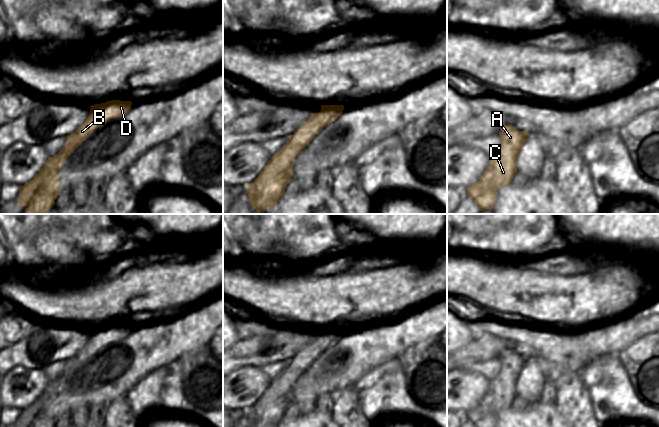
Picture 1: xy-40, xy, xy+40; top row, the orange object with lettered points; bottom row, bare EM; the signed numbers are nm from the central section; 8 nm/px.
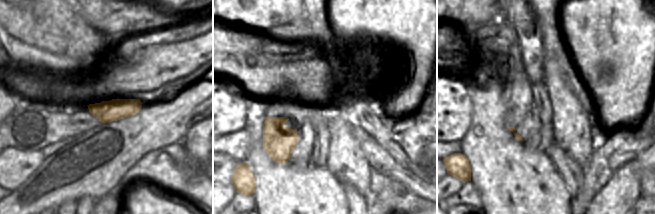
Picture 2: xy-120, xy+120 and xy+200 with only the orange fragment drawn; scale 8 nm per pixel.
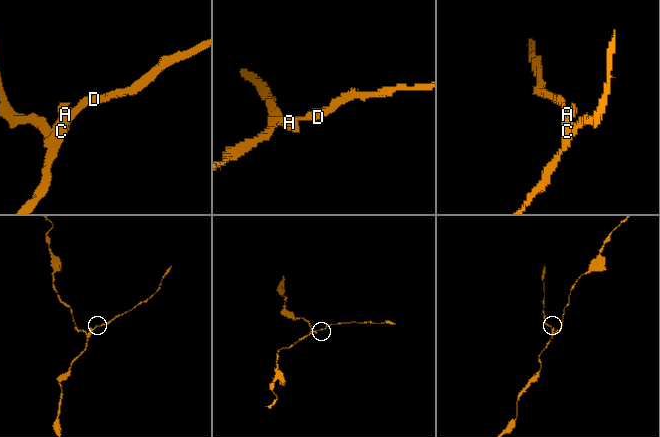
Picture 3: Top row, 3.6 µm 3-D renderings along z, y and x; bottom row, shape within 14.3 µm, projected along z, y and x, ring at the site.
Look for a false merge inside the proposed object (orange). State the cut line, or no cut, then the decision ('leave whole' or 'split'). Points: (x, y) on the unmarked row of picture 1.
cut in xy+40 along (521, 355), (524, 366), (512, 380), (500, 375), (490, 385); split

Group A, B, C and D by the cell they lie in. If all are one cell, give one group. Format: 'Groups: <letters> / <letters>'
Groups: A / B C D.

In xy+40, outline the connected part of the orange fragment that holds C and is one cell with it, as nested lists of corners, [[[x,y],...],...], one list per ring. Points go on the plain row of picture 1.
[[[523,369],[515,376],[514,380],[506,379],[504,375],[489,385],[489,390],[481,400],[481,406],[488,412],[498,414],[512,406],[517,396],[517,384]]]

